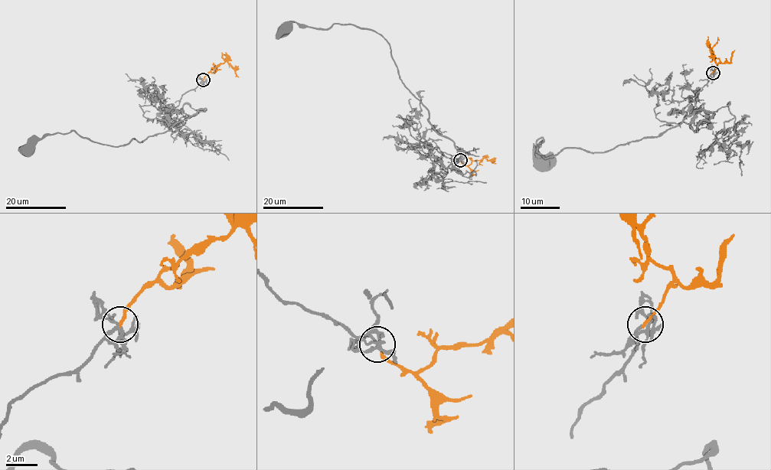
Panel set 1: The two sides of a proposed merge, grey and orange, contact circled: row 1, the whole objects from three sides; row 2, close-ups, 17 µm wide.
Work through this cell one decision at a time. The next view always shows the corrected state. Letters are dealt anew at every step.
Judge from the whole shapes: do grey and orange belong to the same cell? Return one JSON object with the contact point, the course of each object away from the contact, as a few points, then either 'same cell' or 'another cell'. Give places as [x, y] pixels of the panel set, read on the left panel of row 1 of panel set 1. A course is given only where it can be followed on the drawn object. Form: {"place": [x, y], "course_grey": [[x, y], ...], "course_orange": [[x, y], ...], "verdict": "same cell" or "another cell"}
{"place": [203, 79], "course_grey": [[202, 79], [180, 99], [168, 123], [204, 111], [142, 141], [115, 146], [73, 131], [45, 134], [27, 151]], "course_orange": [[203, 79], [211, 70], [226, 60], [239, 76]], "verdict": "same cell"}

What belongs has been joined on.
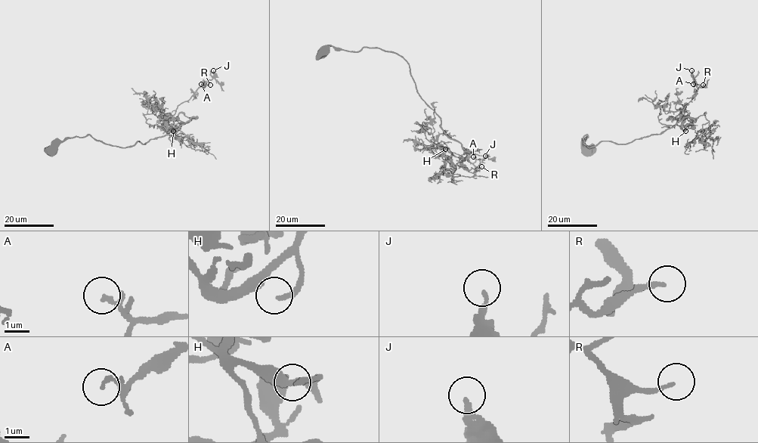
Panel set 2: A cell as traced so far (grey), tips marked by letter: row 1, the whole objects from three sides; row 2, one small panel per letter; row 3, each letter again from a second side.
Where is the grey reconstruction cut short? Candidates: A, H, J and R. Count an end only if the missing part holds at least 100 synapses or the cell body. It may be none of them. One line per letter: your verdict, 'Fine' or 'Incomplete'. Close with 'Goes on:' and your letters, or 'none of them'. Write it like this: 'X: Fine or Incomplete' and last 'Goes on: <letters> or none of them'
A: Fine
H: Incomplete
J: Fine
R: Fine
Goes on: H

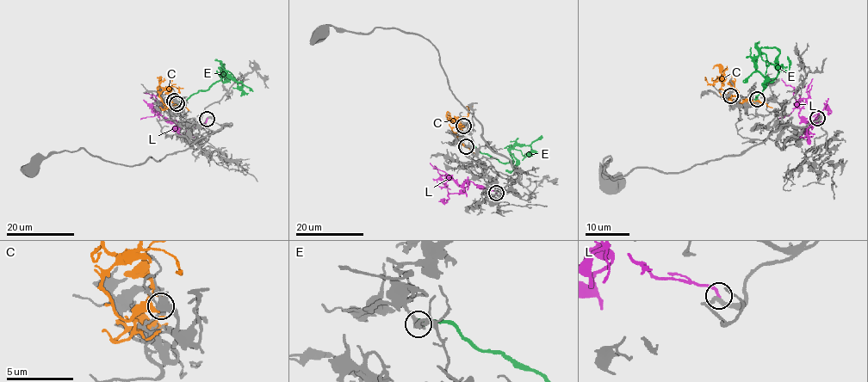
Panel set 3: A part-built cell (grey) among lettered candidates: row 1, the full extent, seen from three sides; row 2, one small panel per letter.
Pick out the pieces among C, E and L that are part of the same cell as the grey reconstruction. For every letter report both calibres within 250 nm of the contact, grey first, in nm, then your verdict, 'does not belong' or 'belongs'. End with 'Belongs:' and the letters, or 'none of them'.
C: 380 nm thick on the grey side, 360 nm on the other; does not belong
E: 200 nm thick on the grey side, 550 nm on the other; does not belong
L: 340 nm thick on the grey side, 200 nm on the other; belongs
Belongs: L

